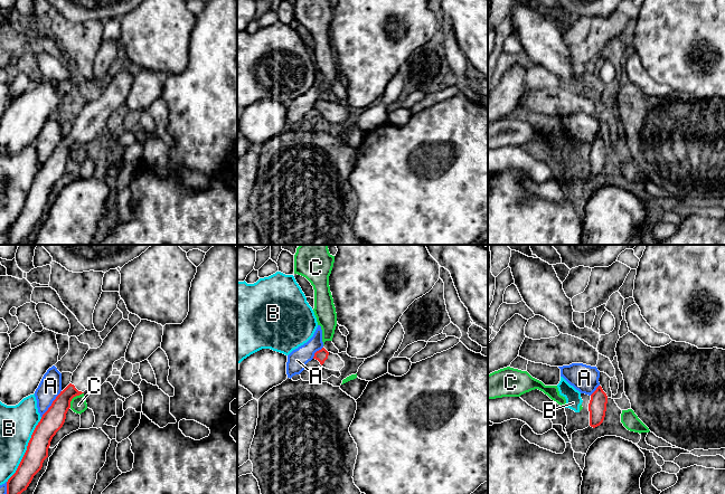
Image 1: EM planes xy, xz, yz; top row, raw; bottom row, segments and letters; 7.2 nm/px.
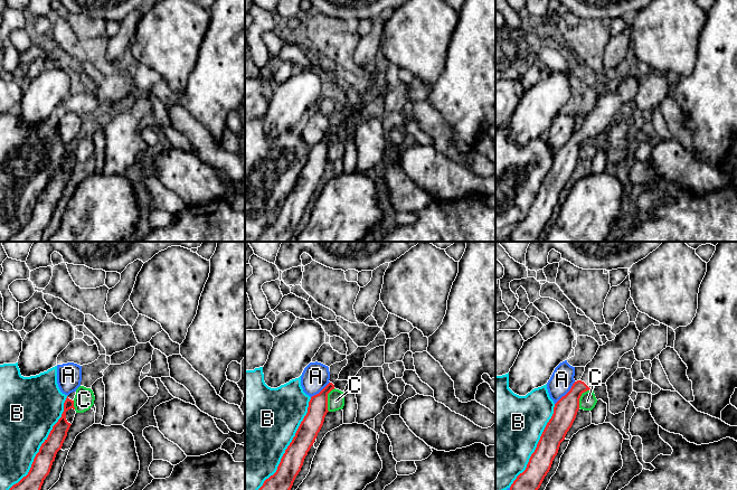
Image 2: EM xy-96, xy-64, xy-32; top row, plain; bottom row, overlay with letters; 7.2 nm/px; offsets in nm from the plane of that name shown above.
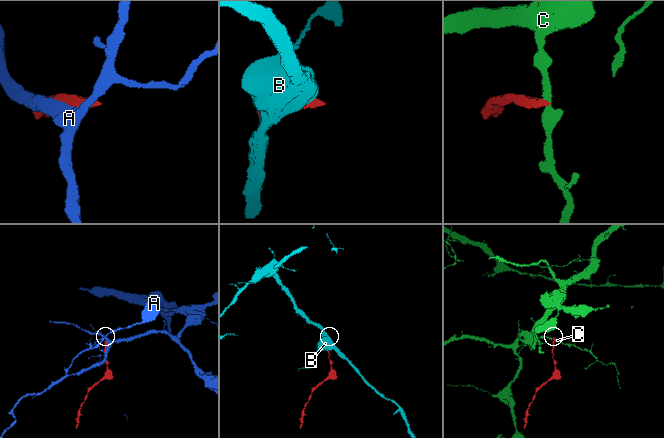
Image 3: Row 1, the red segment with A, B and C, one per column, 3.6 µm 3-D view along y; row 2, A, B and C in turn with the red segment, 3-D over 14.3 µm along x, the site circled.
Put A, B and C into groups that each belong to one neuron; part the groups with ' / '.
A / B / C

